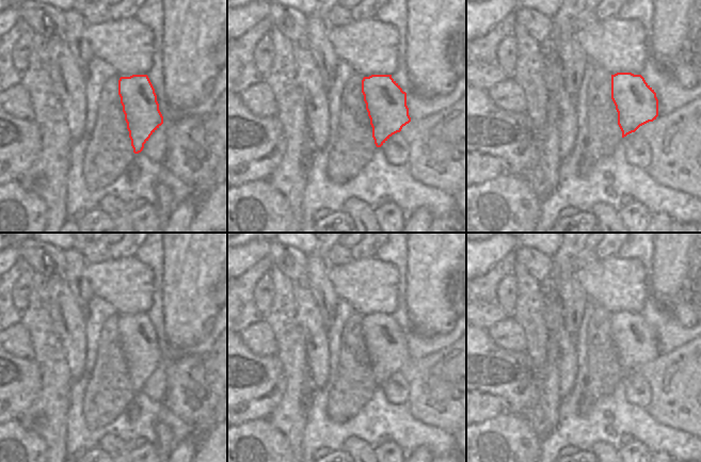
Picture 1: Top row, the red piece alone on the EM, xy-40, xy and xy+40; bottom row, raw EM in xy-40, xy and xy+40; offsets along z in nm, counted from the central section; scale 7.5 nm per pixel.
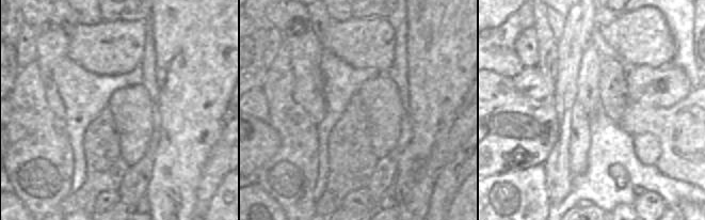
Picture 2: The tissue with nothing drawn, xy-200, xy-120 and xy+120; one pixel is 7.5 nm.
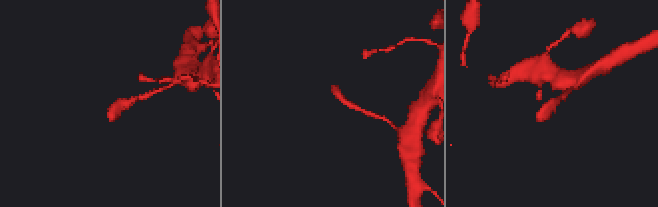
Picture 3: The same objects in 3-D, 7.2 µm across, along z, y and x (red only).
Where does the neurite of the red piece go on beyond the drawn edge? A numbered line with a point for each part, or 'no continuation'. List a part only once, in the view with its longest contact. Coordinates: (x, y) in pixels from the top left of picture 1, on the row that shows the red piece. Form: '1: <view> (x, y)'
no continuation

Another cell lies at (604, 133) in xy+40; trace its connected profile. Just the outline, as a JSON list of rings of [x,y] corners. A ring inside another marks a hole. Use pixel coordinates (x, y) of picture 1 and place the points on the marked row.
[[[594,65],[586,89],[586,116],[588,133],[579,161],[583,175],[610,156],[623,139],[618,125],[618,112],[611,99],[611,75],[598,65]]]

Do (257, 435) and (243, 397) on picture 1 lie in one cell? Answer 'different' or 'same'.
different

